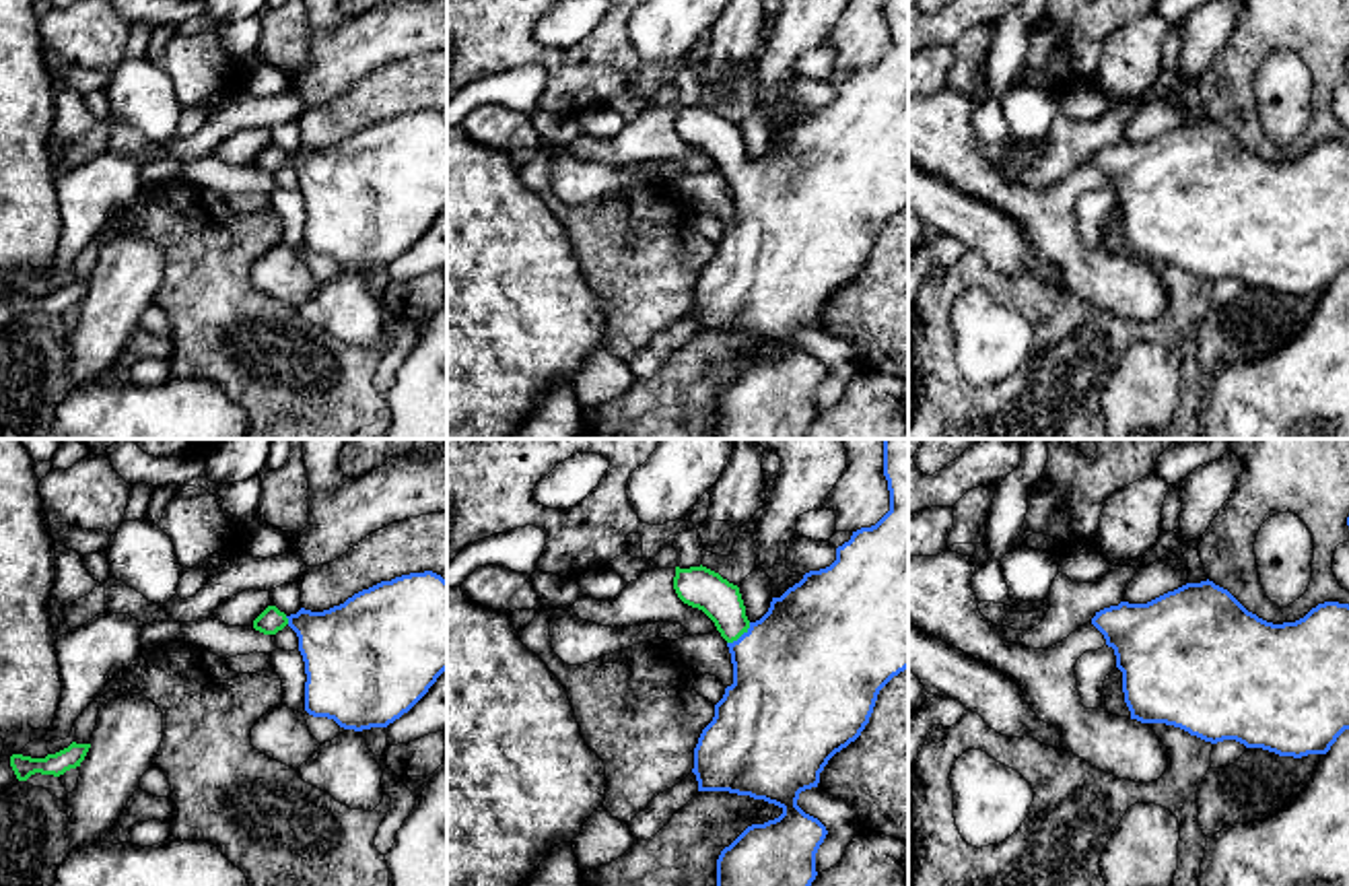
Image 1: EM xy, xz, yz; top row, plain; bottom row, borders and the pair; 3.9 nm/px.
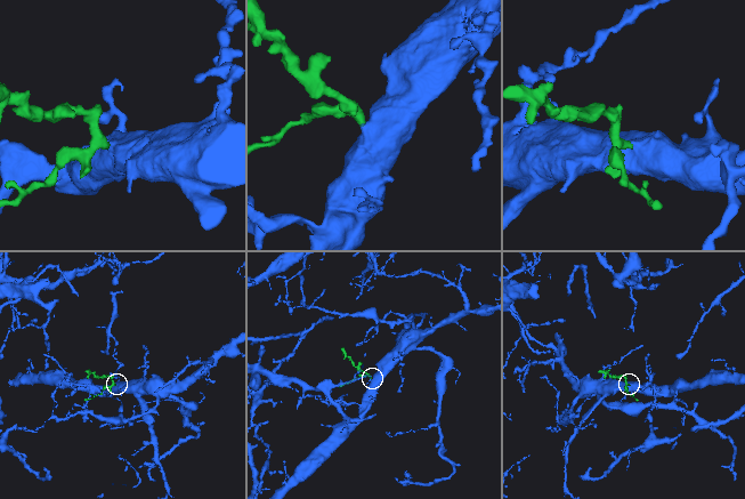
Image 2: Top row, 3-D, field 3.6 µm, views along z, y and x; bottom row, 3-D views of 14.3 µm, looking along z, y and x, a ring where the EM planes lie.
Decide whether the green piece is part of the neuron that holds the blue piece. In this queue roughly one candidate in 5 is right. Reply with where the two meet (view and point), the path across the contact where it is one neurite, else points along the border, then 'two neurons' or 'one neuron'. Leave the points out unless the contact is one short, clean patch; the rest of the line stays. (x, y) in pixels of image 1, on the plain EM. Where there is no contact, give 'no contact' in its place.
meets blue in xz at (742, 174); runs through xz (796, 209), (742, 174), (701, 126); one neuron

